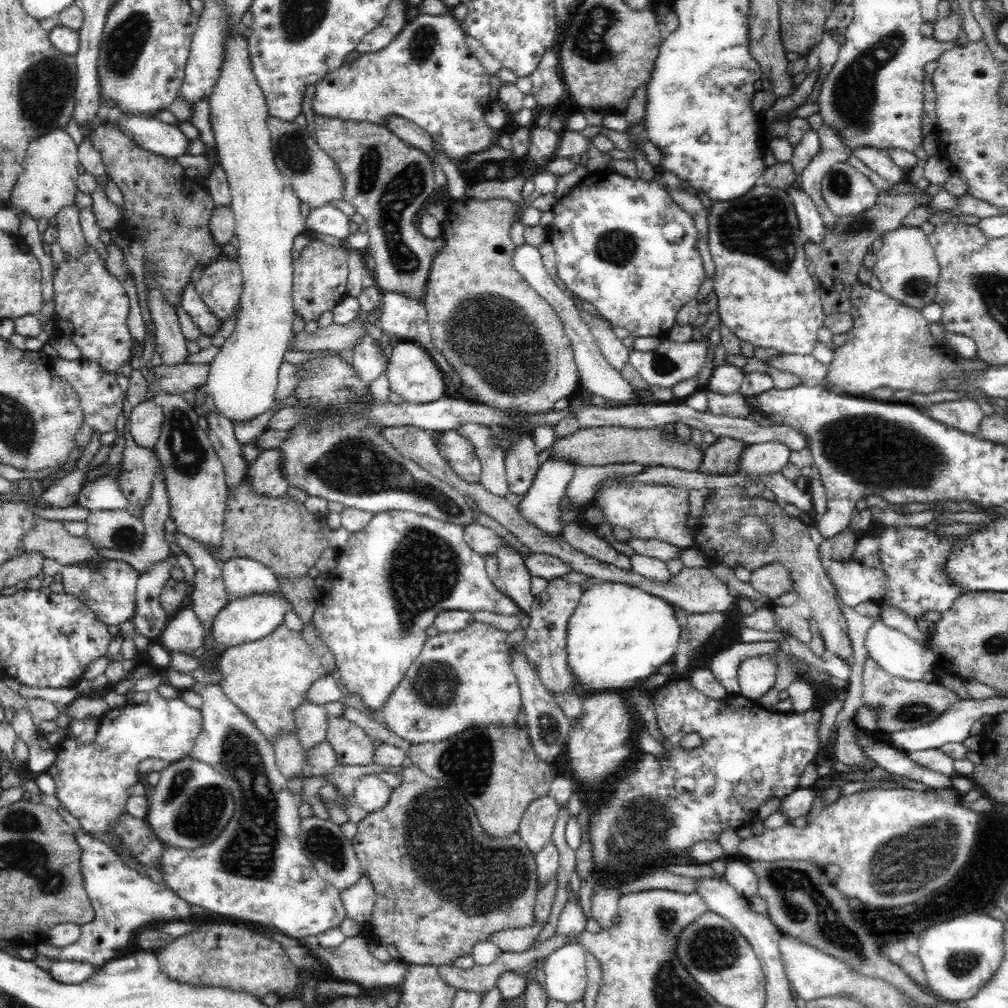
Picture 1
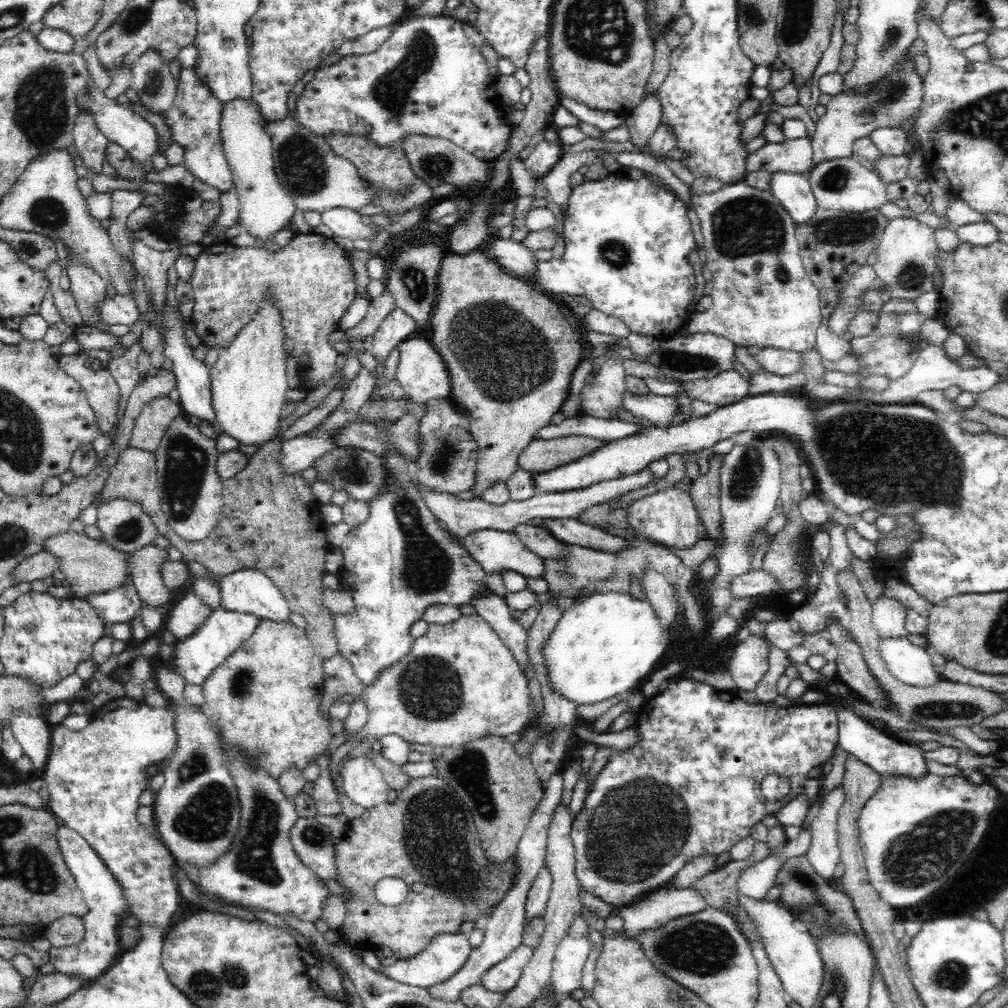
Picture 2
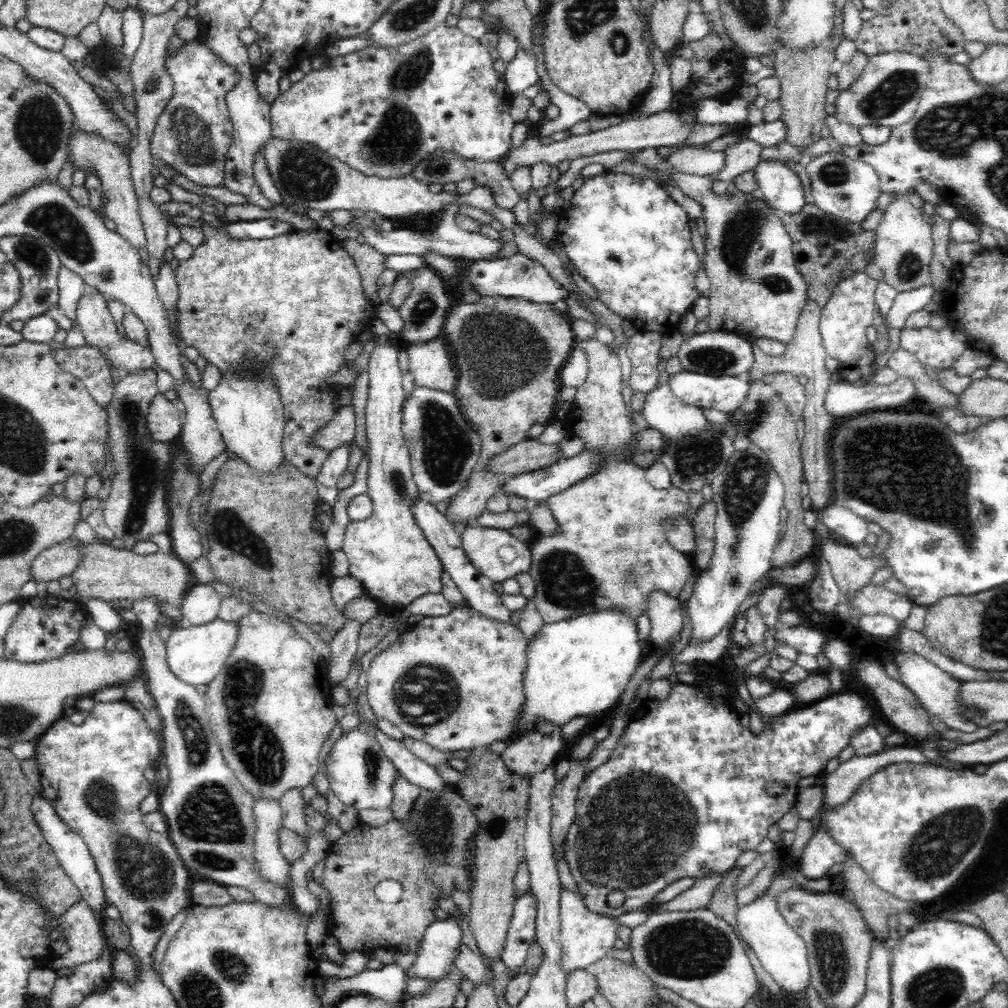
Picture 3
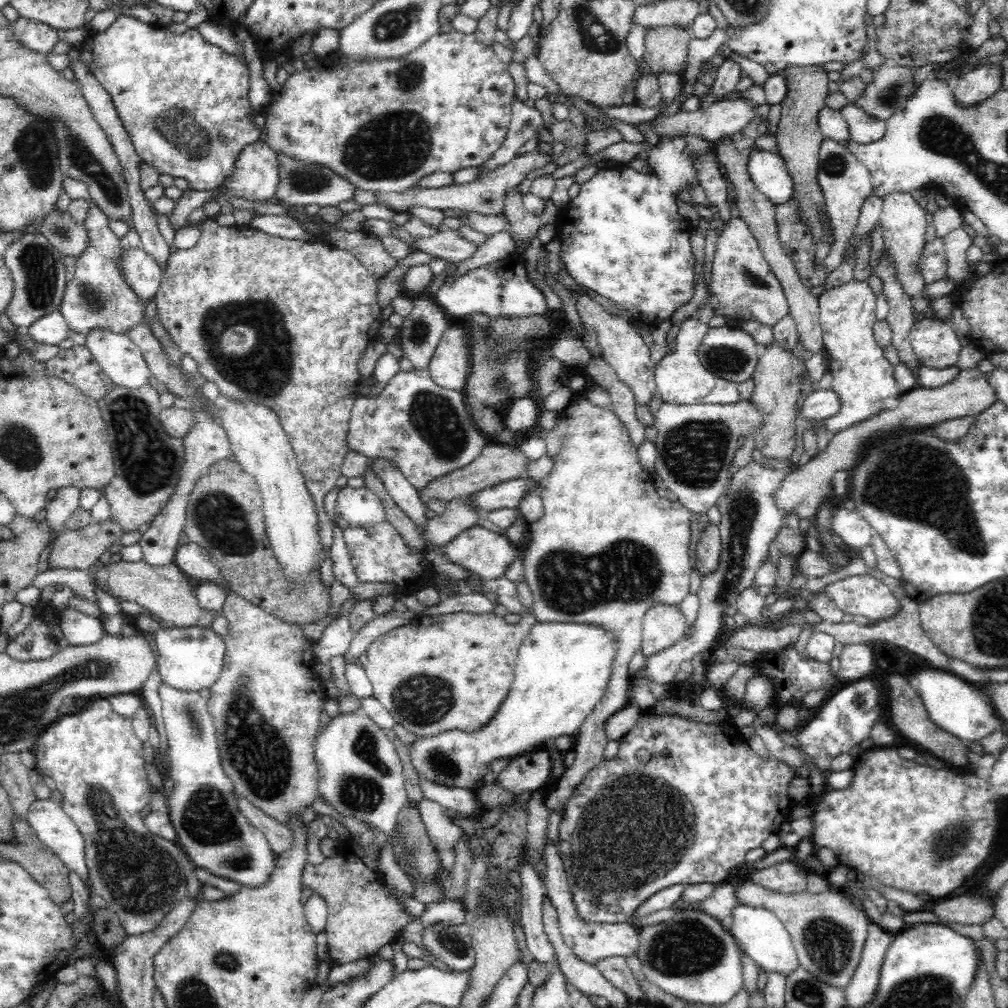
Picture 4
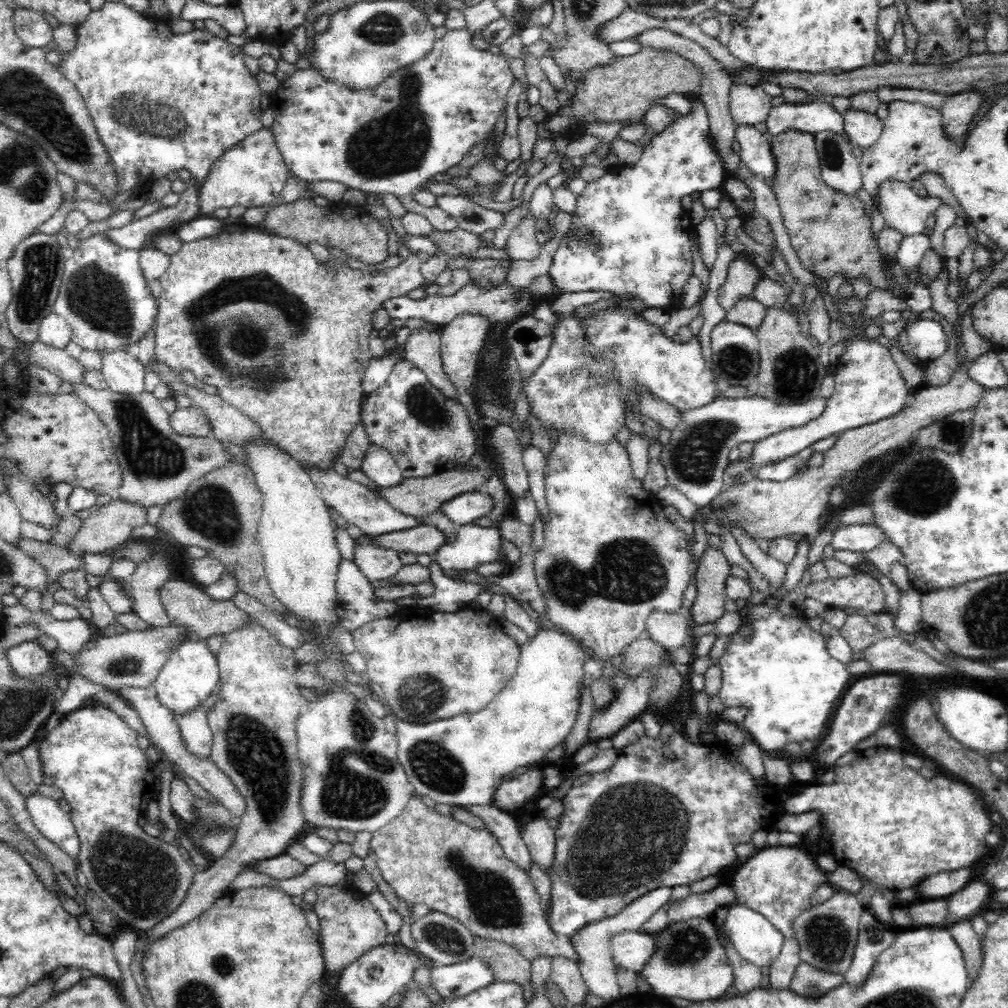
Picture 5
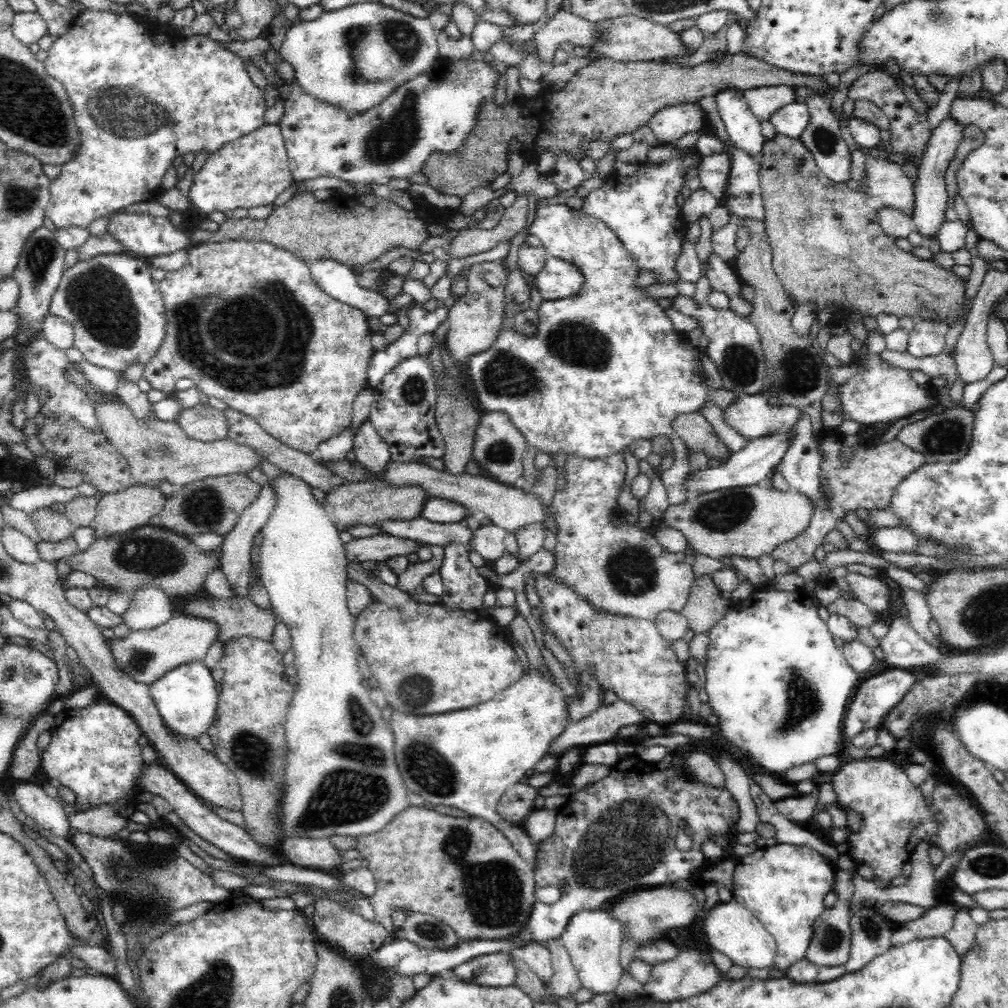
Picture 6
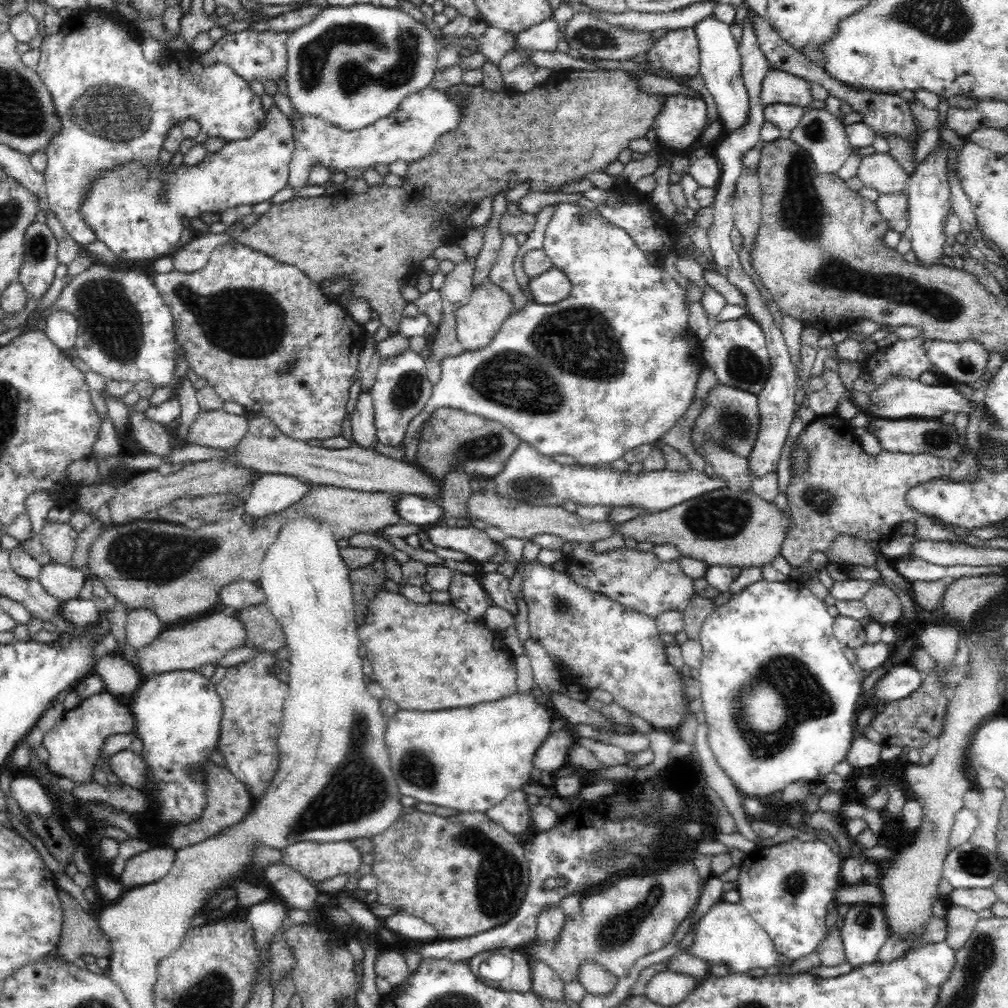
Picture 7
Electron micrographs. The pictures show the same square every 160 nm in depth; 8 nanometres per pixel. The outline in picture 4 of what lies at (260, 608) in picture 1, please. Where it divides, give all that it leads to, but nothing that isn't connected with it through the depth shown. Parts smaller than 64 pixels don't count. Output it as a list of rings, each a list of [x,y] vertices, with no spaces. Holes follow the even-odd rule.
[[[192,625],[188,628],[167,626],[158,628],[153,633],[145,630],[141,634],[152,636],[158,650],[157,671],[161,683],[170,685],[178,691],[200,692],[208,690],[220,676],[223,669],[224,641],[210,627]]]

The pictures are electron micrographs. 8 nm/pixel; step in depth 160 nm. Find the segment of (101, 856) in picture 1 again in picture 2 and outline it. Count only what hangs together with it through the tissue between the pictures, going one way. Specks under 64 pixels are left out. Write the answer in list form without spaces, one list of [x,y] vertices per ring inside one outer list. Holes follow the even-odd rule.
[[[60,824],[57,829],[57,842],[60,852],[70,874],[74,877],[76,886],[83,892],[84,903],[88,906],[88,913],[83,916],[86,934],[83,941],[77,945],[64,948],[49,949],[50,963],[54,964],[59,973],[68,977],[76,975],[80,979],[80,986],[92,982],[102,976],[119,960],[124,952],[118,942],[118,926],[120,917],[128,915],[129,906],[123,898],[122,887],[108,871],[98,853],[87,844],[87,841],[74,830]]]

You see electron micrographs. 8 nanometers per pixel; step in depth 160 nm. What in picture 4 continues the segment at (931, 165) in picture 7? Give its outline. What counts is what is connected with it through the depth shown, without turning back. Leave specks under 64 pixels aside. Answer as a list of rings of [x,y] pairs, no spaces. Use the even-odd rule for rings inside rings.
[[[980,63],[959,76],[954,93],[958,107],[967,109],[983,103],[1001,90],[1000,64]]]

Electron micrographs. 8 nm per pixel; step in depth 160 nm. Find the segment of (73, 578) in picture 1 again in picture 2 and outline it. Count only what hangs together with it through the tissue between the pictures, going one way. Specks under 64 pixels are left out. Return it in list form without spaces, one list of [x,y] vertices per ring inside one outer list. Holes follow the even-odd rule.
[[[128,579],[119,589],[102,594],[90,595],[87,601],[95,608],[96,614],[106,623],[130,623],[141,609],[133,580]]]

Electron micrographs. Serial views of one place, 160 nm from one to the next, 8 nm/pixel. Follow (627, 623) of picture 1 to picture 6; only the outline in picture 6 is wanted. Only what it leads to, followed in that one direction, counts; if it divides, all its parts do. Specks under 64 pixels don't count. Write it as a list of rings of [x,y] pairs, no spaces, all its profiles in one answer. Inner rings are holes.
[[[531,667],[528,674],[524,673],[519,681],[496,693],[492,700],[464,708],[460,712],[414,716],[394,710],[389,725],[394,737],[395,762],[407,791],[420,795],[424,801],[432,805],[452,806],[466,812],[467,816],[485,819],[502,831],[520,856],[534,867],[536,853],[532,840],[522,828],[501,820],[497,814],[497,806],[506,790],[526,778],[528,770],[534,769],[534,765],[546,754],[548,746],[570,722],[568,701],[554,679],[540,675],[536,668]]]

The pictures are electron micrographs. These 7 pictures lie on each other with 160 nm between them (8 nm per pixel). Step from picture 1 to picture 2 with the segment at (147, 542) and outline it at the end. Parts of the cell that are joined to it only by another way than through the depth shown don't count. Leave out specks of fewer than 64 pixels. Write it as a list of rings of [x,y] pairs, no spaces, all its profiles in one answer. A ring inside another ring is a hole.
[[[150,543],[129,555],[132,557],[129,574],[136,587],[141,607],[163,609],[170,600],[170,591],[160,577],[161,563],[168,558],[166,549],[160,550]]]

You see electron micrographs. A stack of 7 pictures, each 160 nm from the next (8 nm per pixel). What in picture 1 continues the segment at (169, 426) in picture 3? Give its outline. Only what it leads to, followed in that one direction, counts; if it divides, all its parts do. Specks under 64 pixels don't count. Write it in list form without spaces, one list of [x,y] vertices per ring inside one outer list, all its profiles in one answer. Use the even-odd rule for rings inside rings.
[[[145,400],[132,408],[129,418],[127,430],[134,442],[153,450],[165,420],[162,407],[153,400]]]

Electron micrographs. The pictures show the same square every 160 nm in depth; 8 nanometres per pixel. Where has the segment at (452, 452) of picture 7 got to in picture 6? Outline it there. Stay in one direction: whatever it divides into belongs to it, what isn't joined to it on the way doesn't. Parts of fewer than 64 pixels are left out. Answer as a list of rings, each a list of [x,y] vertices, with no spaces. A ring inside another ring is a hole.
[[[504,412],[481,414],[475,437],[472,438],[473,470],[479,471],[500,483],[515,486],[517,480],[523,475],[525,445],[526,439],[515,428],[507,414]]]

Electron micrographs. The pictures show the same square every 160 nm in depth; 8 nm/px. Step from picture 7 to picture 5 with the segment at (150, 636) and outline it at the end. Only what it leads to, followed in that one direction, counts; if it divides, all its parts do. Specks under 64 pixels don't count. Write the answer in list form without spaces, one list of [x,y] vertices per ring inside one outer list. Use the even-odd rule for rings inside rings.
[[[156,555],[135,569],[130,580],[131,612],[144,621],[148,627],[171,624],[163,604],[161,586],[169,579],[170,564],[167,558]]]

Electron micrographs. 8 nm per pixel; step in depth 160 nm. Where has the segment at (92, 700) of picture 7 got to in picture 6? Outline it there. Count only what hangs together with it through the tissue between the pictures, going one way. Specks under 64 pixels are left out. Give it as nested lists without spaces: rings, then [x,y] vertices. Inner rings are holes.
[[[92,701],[84,708],[64,708],[55,715],[51,743],[41,753],[40,771],[47,780],[56,778],[65,788],[76,793],[76,808],[85,812],[100,804],[118,804],[118,800],[130,802],[133,791],[140,790],[140,782],[136,776],[141,774],[145,764],[140,754],[140,745],[136,743],[143,733],[134,719],[123,709],[110,702]]]

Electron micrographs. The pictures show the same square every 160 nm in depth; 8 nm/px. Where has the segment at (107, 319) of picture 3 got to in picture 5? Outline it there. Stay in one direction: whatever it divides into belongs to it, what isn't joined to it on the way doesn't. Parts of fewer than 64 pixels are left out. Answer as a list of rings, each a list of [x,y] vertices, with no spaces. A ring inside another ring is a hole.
[[[127,350],[104,354],[102,363],[104,368],[101,373],[112,392],[132,396],[145,390],[145,369],[137,358],[128,354]]]

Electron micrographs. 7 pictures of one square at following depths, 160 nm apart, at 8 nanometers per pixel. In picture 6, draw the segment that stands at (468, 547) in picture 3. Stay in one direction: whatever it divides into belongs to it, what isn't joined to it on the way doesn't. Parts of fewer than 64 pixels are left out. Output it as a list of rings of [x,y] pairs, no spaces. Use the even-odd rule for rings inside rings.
[[[482,525],[473,532],[471,549],[475,550],[484,561],[496,562],[505,553],[506,535],[506,530],[498,525]],[[429,546],[432,551],[432,559],[428,560],[428,562],[418,561],[418,562],[410,562],[406,571],[401,575],[398,575],[398,588],[402,590],[402,592],[406,592],[411,594],[414,592],[417,586],[423,584],[423,580],[430,576],[430,574],[439,571],[441,568],[443,559],[444,559],[444,551],[441,546]]]

